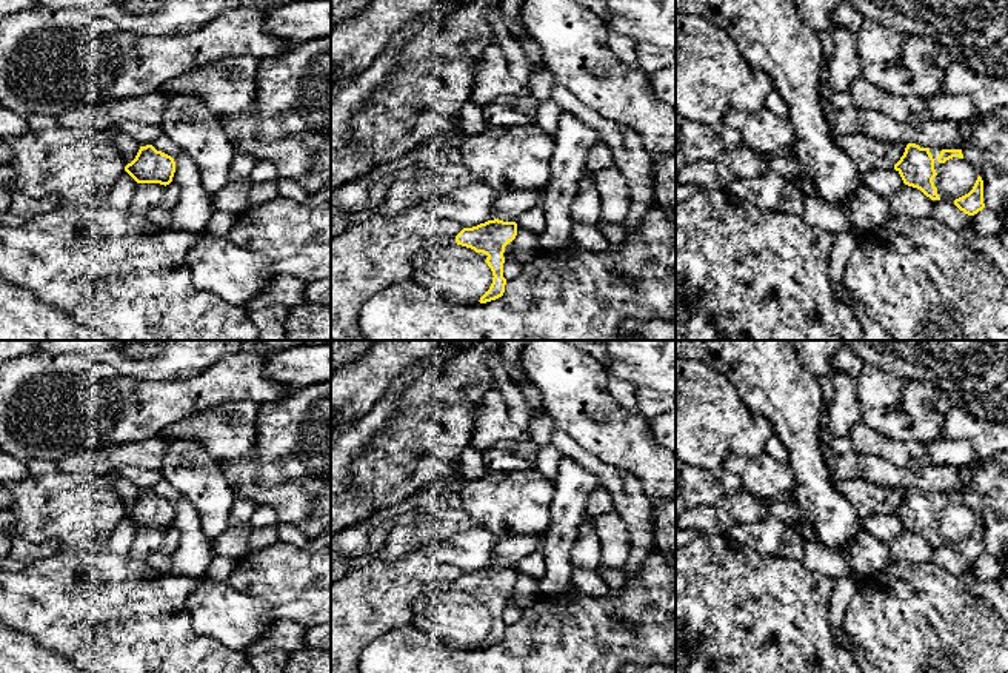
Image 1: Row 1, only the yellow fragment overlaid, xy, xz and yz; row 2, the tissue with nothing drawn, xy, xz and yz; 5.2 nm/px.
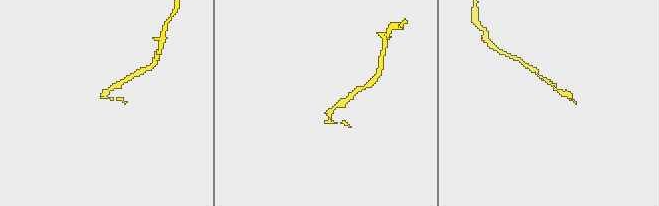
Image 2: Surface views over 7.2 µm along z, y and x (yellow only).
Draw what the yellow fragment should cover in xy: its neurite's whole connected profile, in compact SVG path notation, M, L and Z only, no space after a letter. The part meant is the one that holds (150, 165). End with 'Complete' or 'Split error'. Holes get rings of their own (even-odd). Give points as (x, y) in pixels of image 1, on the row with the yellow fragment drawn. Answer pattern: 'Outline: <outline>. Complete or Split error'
Outline: M146 145L140 146L135 159L125 166L125 171L137 183L160 183L166 186L172 182L175 162L152 145Z. Complete

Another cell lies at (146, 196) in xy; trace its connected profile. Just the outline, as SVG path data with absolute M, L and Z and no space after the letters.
M139 183L129 203L129 213L145 216L151 208L159 206L165 188L160 183Z

